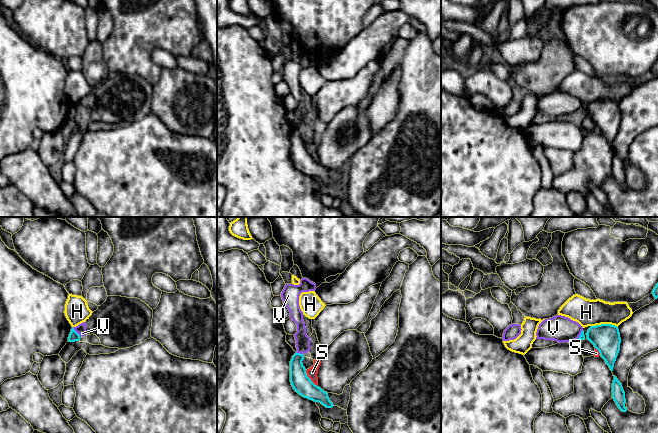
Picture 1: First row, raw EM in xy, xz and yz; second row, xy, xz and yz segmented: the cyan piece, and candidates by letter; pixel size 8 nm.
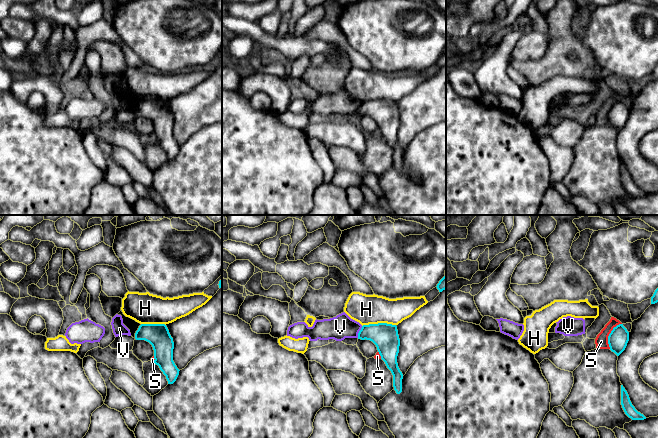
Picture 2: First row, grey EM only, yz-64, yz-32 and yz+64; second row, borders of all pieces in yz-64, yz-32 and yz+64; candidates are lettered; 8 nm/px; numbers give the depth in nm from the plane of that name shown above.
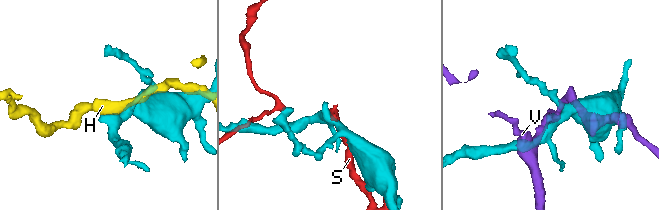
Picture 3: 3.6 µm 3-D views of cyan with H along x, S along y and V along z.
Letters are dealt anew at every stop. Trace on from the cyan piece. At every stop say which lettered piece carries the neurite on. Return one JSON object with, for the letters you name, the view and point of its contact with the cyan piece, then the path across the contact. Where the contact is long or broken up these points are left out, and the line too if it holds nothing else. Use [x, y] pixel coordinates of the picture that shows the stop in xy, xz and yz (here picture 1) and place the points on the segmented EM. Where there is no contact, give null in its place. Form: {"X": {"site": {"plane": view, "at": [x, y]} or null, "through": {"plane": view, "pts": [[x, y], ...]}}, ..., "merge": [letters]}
{"merge": []}

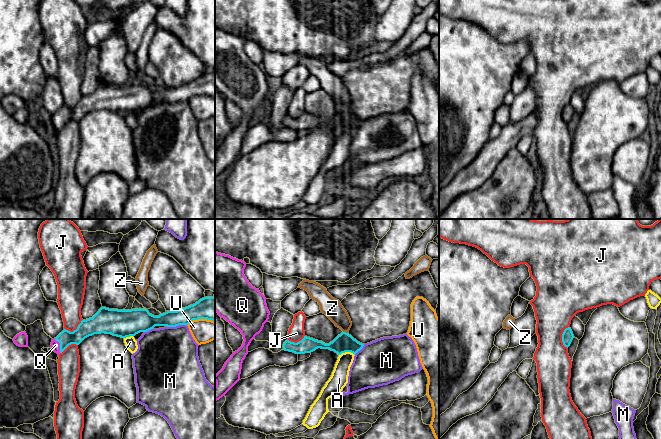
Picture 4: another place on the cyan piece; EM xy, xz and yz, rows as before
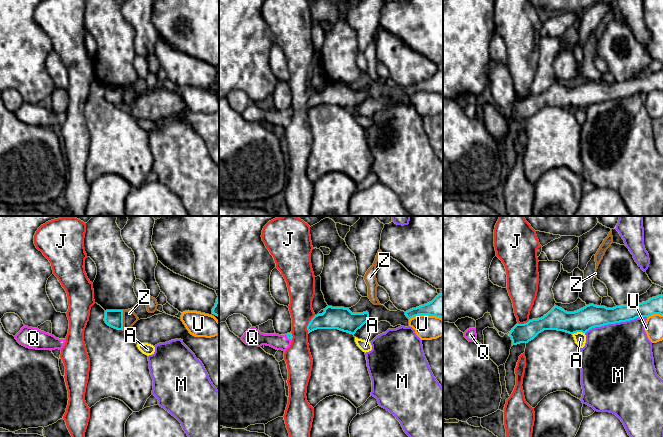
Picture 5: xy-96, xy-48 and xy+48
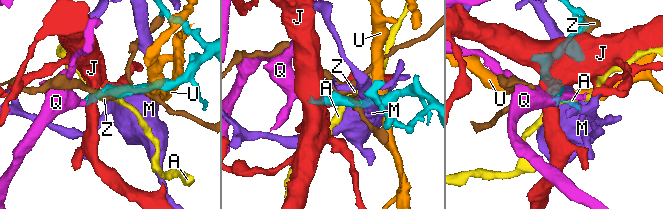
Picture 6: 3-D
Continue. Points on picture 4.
{"Q": {"site": {"plane": "xy", "at": [60, 345]}, "through": {"plane": "xy", "pts": [[86, 328], [60, 345], [55, 345]]}}, "merge": ["Q"]}

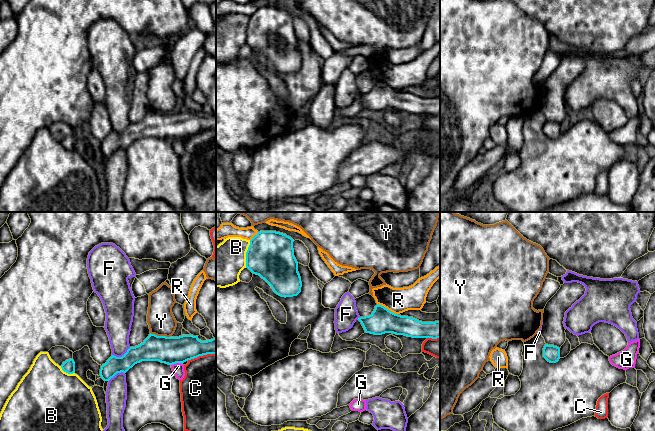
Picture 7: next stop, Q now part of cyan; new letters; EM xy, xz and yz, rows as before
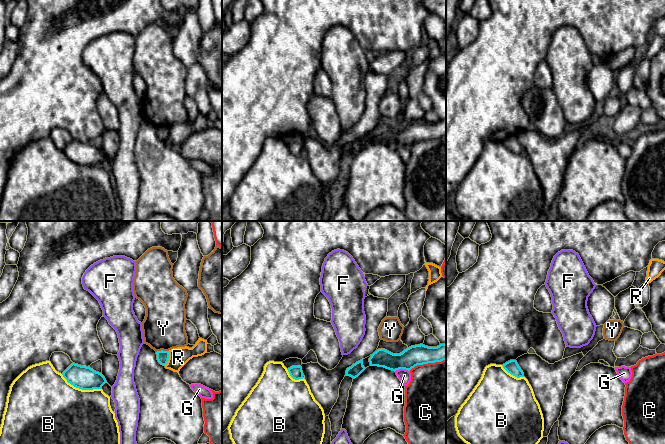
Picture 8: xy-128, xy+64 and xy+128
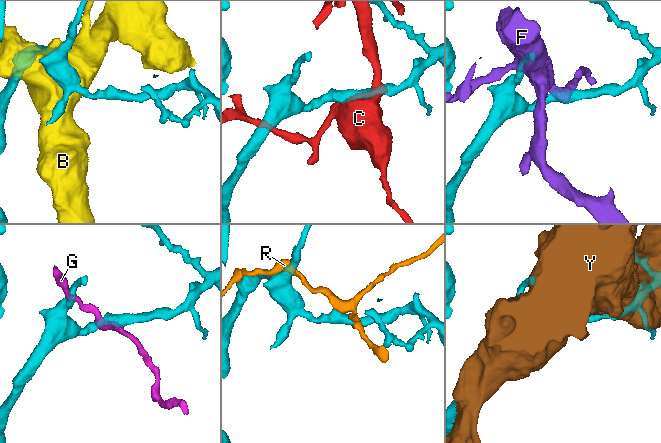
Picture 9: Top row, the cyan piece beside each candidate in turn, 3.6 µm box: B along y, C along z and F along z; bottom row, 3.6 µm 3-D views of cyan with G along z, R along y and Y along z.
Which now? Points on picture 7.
{"merge": []}

